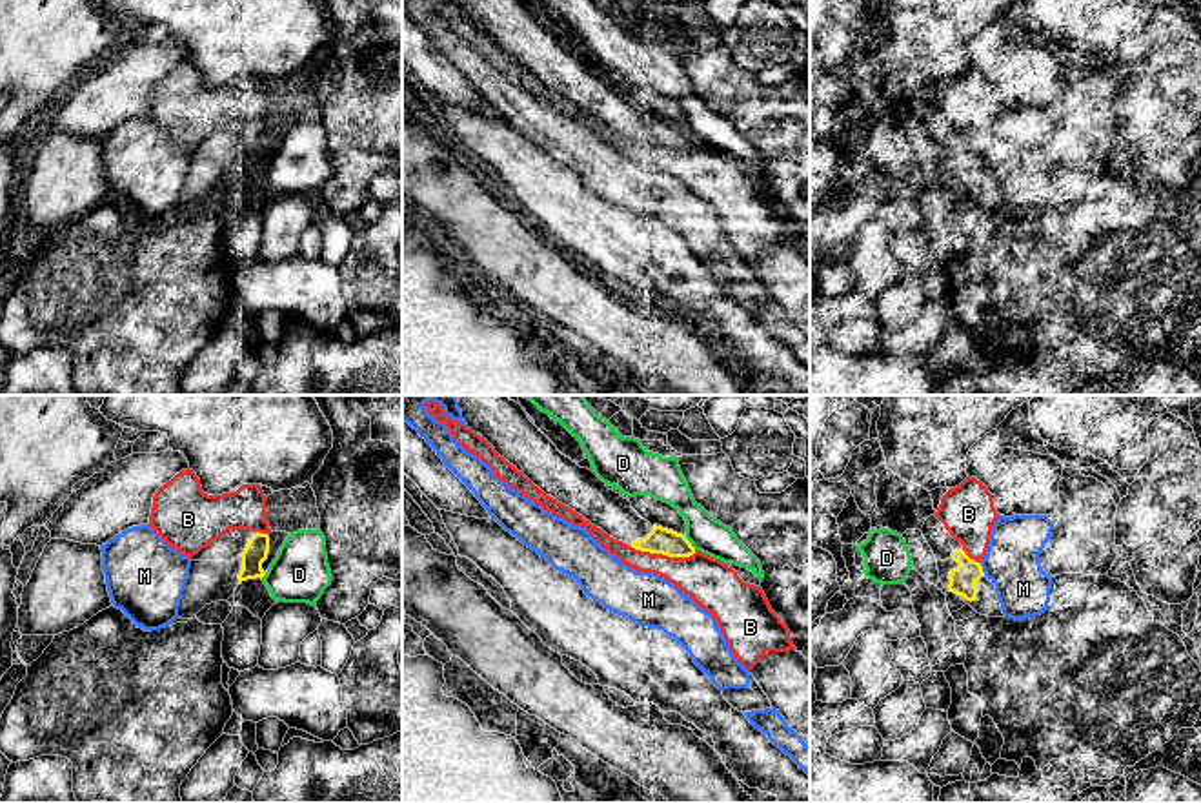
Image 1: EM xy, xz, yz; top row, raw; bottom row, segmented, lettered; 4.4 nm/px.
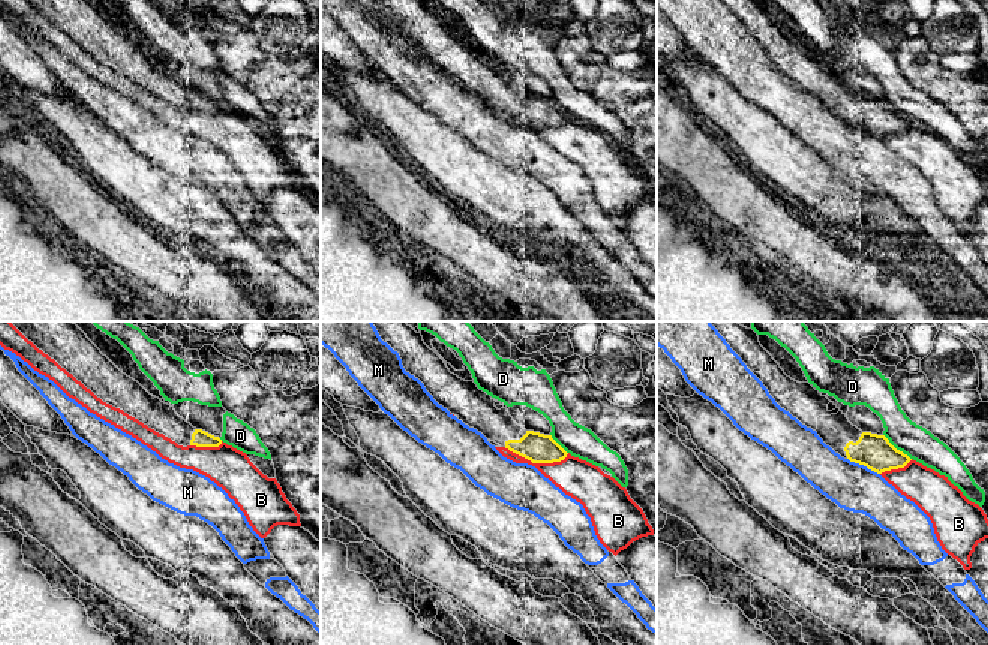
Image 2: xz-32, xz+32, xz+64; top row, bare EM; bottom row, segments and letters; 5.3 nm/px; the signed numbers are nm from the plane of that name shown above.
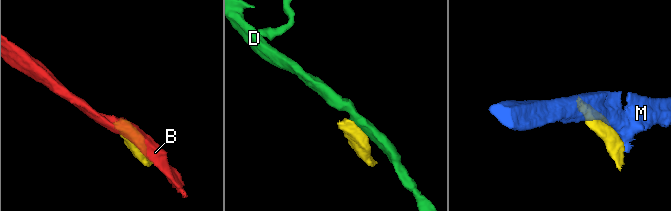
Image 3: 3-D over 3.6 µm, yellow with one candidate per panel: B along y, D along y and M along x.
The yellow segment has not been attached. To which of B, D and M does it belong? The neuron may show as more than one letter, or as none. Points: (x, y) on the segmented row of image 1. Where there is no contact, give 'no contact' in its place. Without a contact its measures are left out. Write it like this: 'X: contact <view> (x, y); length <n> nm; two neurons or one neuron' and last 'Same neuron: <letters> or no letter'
B: contact xz (663, 554); length 300 nm; two neurons
D: contact xz (690, 543); length 80 nm; two neurons
M: contact yz (981, 569); length 60 nm; two neurons
Same neuron: no letter

